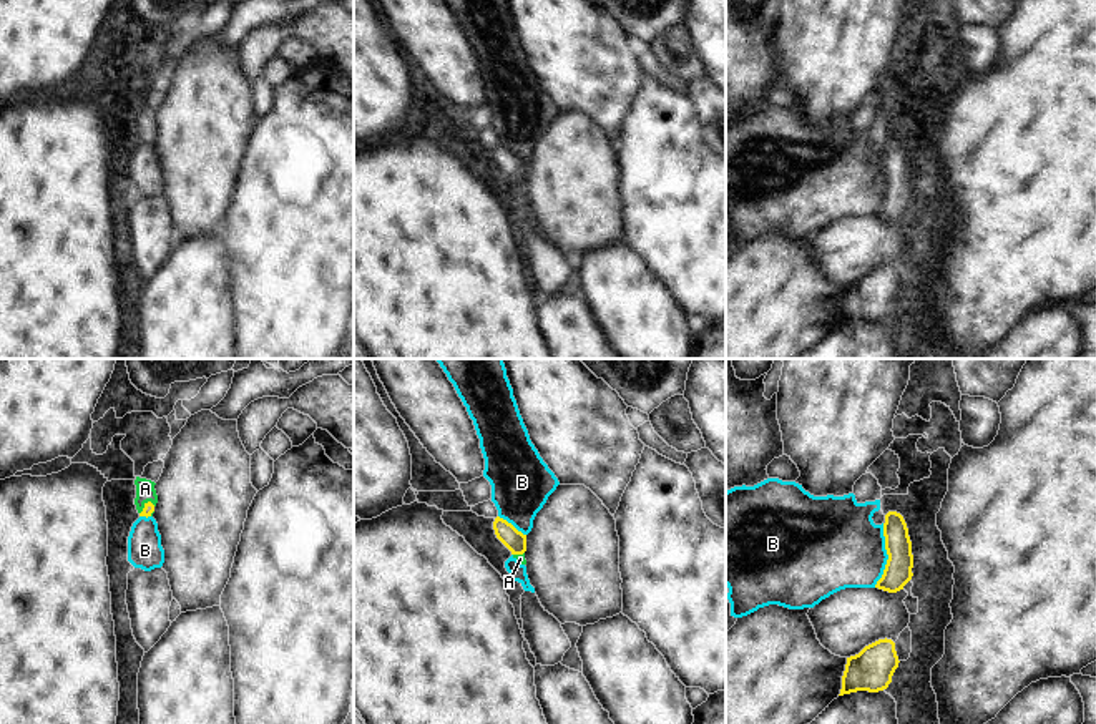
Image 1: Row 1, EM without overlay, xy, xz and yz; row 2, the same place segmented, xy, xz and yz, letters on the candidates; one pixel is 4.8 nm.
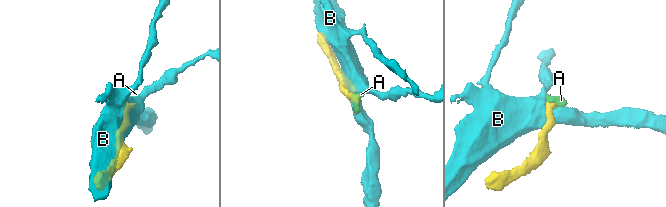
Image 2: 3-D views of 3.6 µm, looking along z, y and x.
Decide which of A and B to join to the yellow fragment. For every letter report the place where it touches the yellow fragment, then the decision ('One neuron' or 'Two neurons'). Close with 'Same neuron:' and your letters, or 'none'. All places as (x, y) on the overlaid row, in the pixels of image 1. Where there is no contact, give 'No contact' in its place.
A: Touches yellow at xy (145, 505). One neuron
B: Touches yellow at yz (887, 553). Two neurons
Same neuron: A

